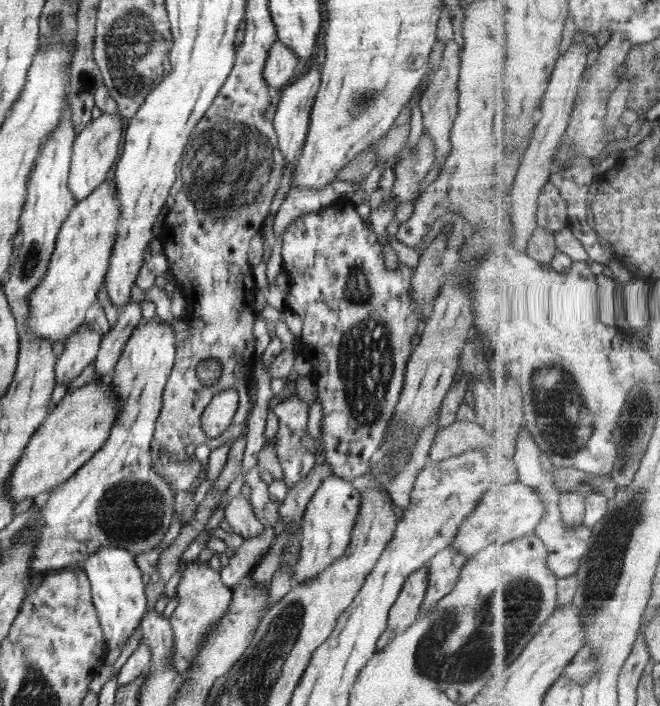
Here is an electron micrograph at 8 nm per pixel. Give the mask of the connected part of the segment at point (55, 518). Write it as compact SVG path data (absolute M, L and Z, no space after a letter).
M156 316L150 320L142 320L139 326L132 333L131 338L128 340L126 347L124 348L121 358L118 360L116 367L114 369L113 375L110 377L110 384L112 390L118 394L118 406L120 409L117 410L115 417L115 424L112 426L110 435L108 439L104 442L104 445L94 453L94 456L84 463L76 472L65 480L62 484L56 485L50 491L50 497L44 504L42 504L42 509L40 509L40 517L36 519L36 530L38 530L38 537L36 537L36 542L34 543L34 553L32 553L32 558L29 563L30 572L32 572L32 577L37 574L44 574L46 572L53 572L54 570L62 570L69 567L77 567L79 562L84 562L89 557L93 556L93 552L96 552L98 547L101 546L115 546L117 548L123 548L131 552L136 559L137 554L142 554L142 552L151 551L153 548L158 546L162 541L162 538L166 536L170 524L172 524L172 518L174 518L174 491L172 487L164 481L164 477L160 477L160 474L156 473L156 470L152 468L153 462L153 452L154 452L154 440L153 434L155 432L155 424L158 416L161 414L161 405L163 403L163 391L169 379L169 374L171 373L175 364L175 333L171 327L161 324L161 319Z

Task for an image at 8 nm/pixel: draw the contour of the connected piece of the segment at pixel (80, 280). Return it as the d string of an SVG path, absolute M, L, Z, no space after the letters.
M112 180L102 182L86 198L77 201L59 230L43 281L28 296L28 333L50 343L66 341L85 321L86 311L96 303L98 289L108 271L118 223L120 200Z

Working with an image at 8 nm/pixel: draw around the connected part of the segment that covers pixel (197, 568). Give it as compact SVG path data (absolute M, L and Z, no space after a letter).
M193 562L184 568L177 585L178 606L169 617L172 638L174 638L170 664L178 673L183 674L190 668L196 655L196 648L200 645L202 638L207 636L212 623L224 617L232 601L232 594L231 588L220 579L219 569L214 562L199 565Z

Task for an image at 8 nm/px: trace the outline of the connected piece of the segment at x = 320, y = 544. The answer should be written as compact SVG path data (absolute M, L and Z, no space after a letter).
M330 474L310 498L302 519L300 554L295 565L293 583L309 582L328 569L346 552L350 535L359 516L361 493L342 476Z

